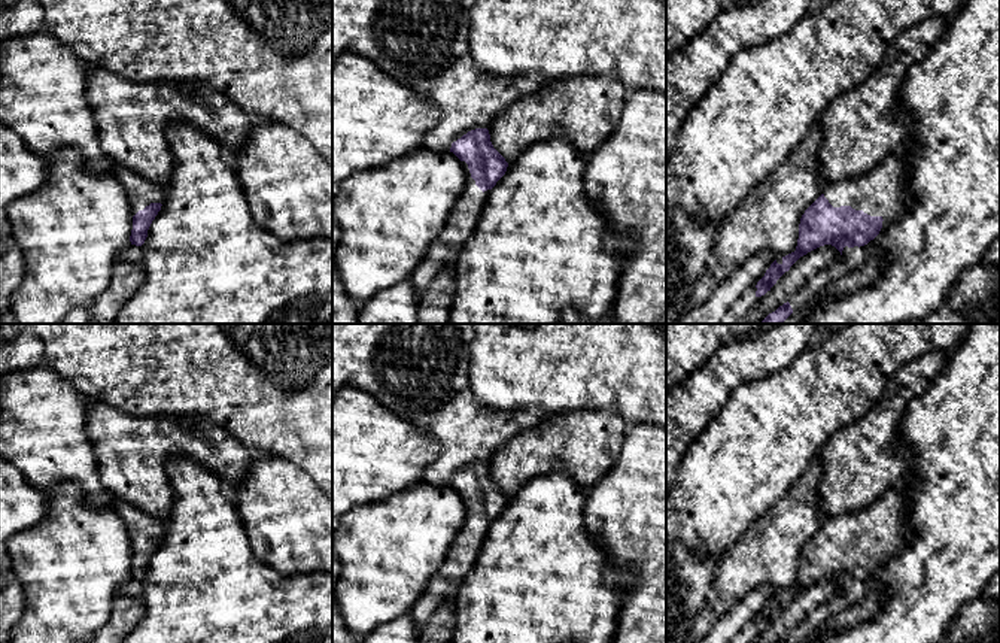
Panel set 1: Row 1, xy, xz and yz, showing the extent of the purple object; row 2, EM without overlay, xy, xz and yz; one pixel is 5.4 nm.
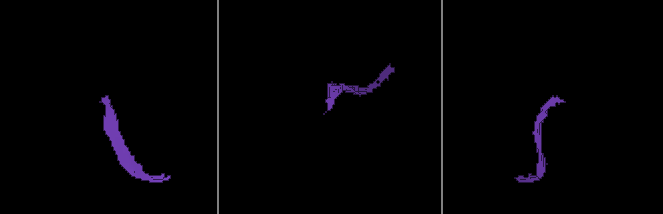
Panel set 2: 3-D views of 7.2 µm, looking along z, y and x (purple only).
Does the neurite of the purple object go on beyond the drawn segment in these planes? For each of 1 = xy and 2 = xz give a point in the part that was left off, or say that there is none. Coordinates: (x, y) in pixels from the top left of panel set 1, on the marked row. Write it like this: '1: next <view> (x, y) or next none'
1: next xy (140, 193)
2: next xz (464, 217)

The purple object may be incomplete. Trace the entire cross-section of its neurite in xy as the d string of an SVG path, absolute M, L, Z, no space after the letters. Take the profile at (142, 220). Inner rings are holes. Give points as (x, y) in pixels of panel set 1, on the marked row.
M115 164L112 175L122 185L128 197L130 215L133 216L131 245L142 246L148 230L161 210L165 188L148 181L122 164Z

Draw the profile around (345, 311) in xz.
M332 267L332 324L359 324L358 313L359 306L347 297L340 273Z

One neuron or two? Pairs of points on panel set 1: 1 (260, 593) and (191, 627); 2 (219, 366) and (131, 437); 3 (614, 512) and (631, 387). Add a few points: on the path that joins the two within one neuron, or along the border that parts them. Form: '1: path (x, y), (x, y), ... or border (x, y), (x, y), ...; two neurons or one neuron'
1: path (243, 607), (219, 609), (207, 619); one neuron
2: border (122, 411), (137, 416), (191, 415); two neurons
3: border (650, 422), (628, 427); two neurons

